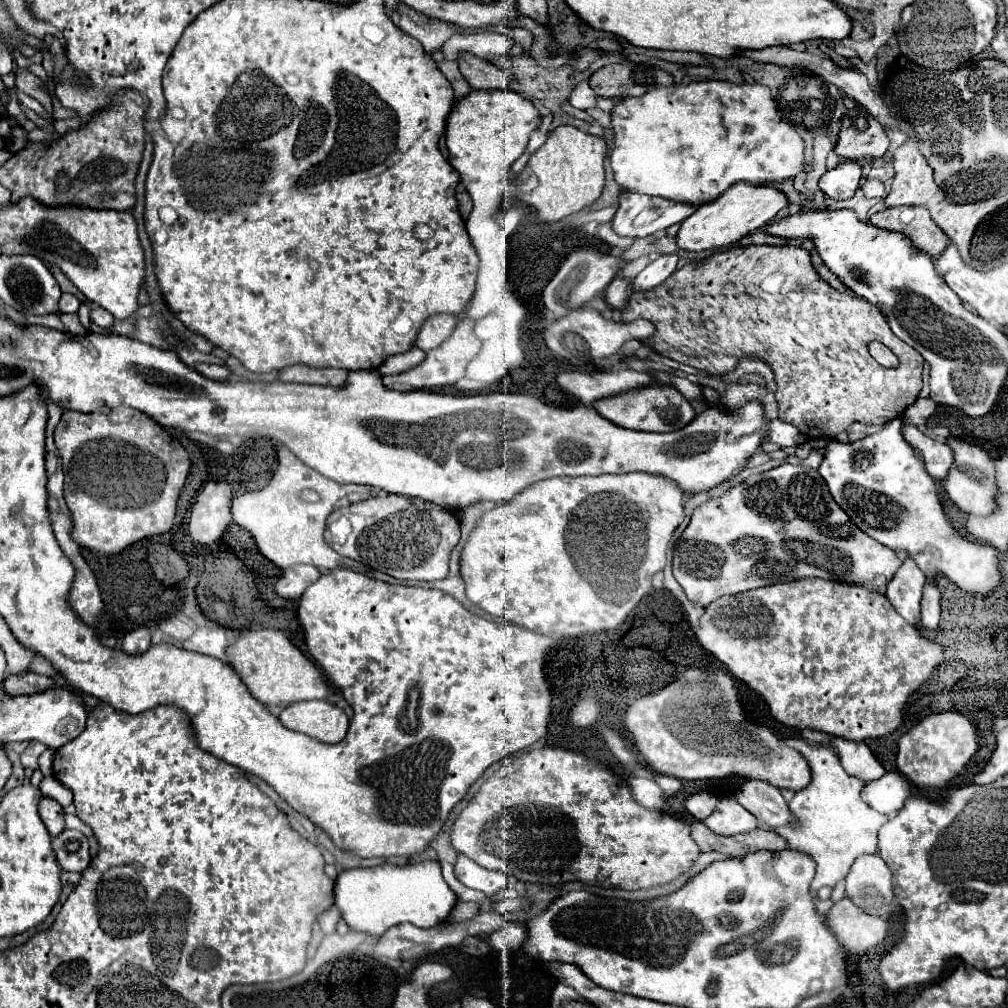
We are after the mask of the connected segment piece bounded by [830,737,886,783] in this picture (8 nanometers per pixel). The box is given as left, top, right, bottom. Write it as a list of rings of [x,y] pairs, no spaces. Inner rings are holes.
[[[832,737],[830,745],[838,753],[842,767],[850,771],[850,775],[868,783],[868,781],[880,779],[886,773],[864,741],[848,741],[848,739]]]

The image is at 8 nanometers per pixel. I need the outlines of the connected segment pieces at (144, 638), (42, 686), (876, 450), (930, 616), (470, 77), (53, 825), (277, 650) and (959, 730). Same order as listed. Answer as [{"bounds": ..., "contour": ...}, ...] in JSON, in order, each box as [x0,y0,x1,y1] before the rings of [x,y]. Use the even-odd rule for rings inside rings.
[{"bounds":[122,627,150,653],"contour":[[[138,627],[124,637],[122,649],[126,653],[144,653],[150,647],[150,631],[146,627]]]},{"bounds":[4,673,52,695],"contour":[[[20,673],[20,675],[8,675],[4,679],[4,691],[8,695],[32,695],[46,691],[52,685],[52,681],[46,675],[38,673]]]},{"bounds":[818,419,1000,595],"contour":[[[900,419],[888,421],[880,433],[874,433],[854,443],[830,441],[818,471],[824,477],[834,501],[848,513],[848,517],[864,533],[868,533],[870,537],[874,537],[876,541],[894,551],[906,551],[910,557],[914,557],[914,561],[918,563],[918,567],[924,571],[926,577],[934,577],[940,571],[964,591],[980,595],[988,595],[998,587],[1000,571],[998,571],[996,551],[990,549],[990,545],[980,545],[976,541],[970,541],[968,537],[960,537],[954,531],[954,527],[948,523],[936,493],[938,483],[926,473],[924,463],[916,457],[914,449],[902,441]]]},{"bounds":[920,583,940,629],"contour":[[[934,583],[924,585],[922,595],[922,621],[920,625],[926,629],[938,629],[940,623],[940,591]]]},{"bounds":[456,53,512,89],"contour":[[[458,53],[456,63],[460,63],[460,73],[472,85],[472,89],[508,89],[512,73],[484,61],[472,53]]]},{"bounds":[38,797,64,837],"contour":[[[42,797],[38,813],[52,837],[56,837],[64,831],[64,813],[62,813],[62,807],[58,801],[54,801],[50,797]]]},{"bounds":[226,629,330,705],"contour":[[[258,629],[242,633],[226,651],[228,663],[246,683],[250,693],[264,705],[290,705],[296,701],[308,699],[326,699],[330,693],[330,685],[322,673],[322,669],[304,657],[298,647],[290,643],[290,639],[278,629]]]},{"bounds":[896,713,976,793],"contour":[[[934,713],[924,717],[900,737],[896,765],[900,773],[918,789],[928,793],[942,793],[944,789],[948,789],[952,779],[964,771],[976,751],[976,729],[962,713]]]}]

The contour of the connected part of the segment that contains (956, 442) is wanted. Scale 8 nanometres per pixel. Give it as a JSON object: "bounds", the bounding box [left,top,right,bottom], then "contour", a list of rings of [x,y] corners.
{"bounds":[944,437,994,515],"contour":[[[948,437],[948,447],[954,453],[954,463],[948,471],[948,477],[944,479],[944,489],[948,497],[966,513],[976,513],[976,515],[988,515],[994,509],[994,461],[992,457],[980,447],[966,443],[962,439]]]}

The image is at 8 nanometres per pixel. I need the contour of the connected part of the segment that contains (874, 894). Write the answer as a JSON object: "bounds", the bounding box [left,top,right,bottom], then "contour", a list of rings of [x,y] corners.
{"bounds":[846,855,894,915],"contour":[[[876,855],[858,857],[846,877],[848,897],[868,915],[888,915],[894,899],[892,871]]]}

